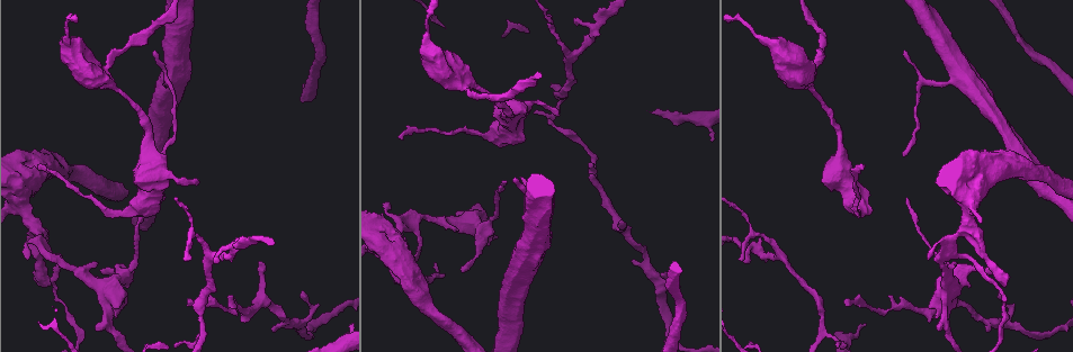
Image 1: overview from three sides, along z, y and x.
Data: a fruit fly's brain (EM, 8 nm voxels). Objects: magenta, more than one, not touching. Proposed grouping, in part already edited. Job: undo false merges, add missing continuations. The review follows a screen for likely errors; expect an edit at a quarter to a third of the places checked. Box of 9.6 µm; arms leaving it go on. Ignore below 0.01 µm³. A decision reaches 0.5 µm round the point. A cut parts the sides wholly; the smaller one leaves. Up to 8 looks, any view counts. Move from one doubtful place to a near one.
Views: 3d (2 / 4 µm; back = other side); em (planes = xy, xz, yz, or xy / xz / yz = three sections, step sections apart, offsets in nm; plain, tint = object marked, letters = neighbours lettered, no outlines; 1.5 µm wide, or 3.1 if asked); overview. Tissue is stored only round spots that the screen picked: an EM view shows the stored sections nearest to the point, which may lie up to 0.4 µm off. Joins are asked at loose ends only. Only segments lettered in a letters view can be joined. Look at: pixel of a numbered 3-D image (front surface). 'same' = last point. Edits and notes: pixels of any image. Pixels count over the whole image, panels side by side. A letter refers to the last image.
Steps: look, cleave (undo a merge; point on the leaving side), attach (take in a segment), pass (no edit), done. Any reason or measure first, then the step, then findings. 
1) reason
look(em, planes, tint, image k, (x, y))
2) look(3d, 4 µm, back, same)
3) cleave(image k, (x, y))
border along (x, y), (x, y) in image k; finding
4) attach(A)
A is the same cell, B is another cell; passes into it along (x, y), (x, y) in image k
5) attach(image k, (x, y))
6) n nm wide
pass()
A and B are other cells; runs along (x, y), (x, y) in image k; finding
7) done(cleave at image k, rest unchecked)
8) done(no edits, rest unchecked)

end of a long branch
look(3d, 4 µm, image 1, (189, 299))

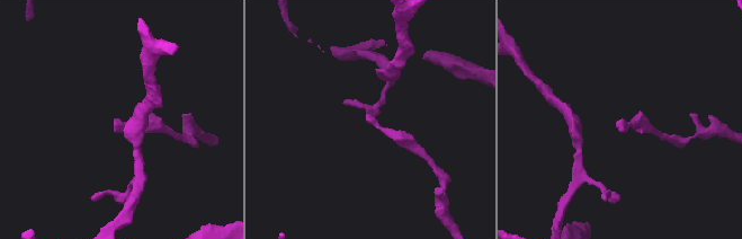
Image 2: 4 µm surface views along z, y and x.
look(em, planes, tint, image 2, (368, 116))

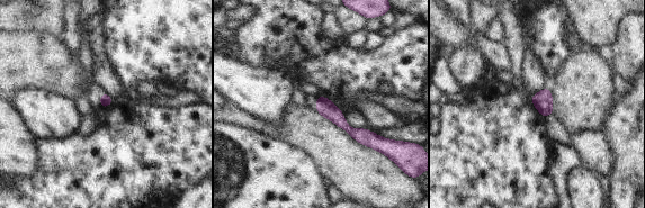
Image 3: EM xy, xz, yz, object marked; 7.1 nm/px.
look(em, planes, letters, same)

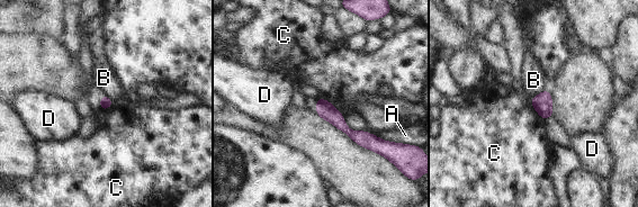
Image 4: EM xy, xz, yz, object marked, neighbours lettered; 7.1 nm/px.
pass()
A, B, C and D are other cells; runs along (318, 100), (351, 134), (373, 146) in image 4; none of them fits

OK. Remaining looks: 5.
an open end
look(em, xy, step 4, letters, image 1, (622, 221))

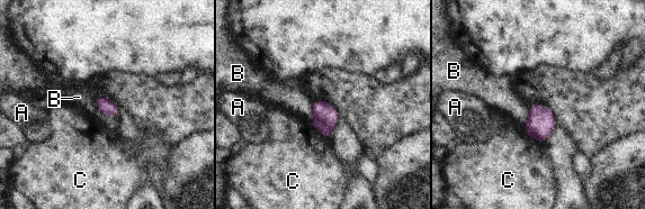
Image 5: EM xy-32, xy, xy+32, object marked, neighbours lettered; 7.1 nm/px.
pass()
A, B and C are other cells; border along (529, 107), (529, 117), (523, 127) in image 5; none of them fits

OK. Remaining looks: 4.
long arm stops here
look(em, xy, step 8, tint, image 1, (399, 138))

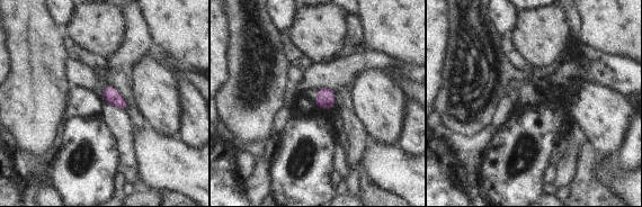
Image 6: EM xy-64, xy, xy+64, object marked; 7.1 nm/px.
cut it another way
look(em, planes, letters, same)

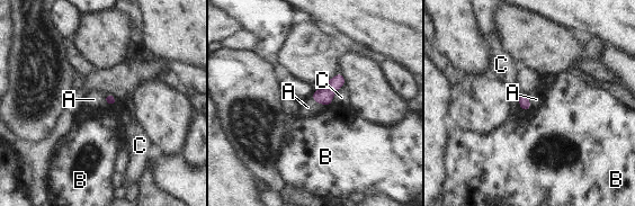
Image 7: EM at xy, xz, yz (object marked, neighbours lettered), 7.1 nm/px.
70 nm wide; C touches over 170 nm
attach(A)
A is the same cell, B and C are other cells; it goes on there

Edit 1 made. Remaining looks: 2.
done(attach at image 7, rest unchecked)

